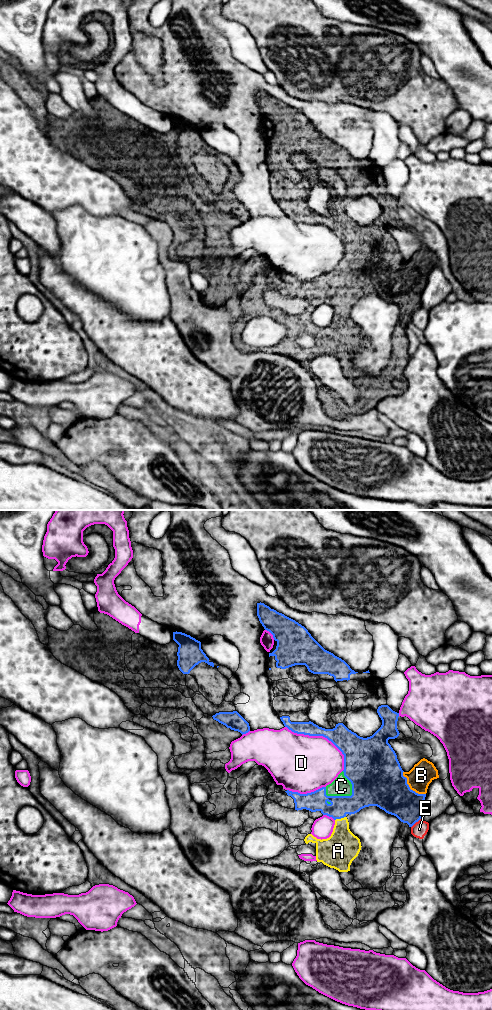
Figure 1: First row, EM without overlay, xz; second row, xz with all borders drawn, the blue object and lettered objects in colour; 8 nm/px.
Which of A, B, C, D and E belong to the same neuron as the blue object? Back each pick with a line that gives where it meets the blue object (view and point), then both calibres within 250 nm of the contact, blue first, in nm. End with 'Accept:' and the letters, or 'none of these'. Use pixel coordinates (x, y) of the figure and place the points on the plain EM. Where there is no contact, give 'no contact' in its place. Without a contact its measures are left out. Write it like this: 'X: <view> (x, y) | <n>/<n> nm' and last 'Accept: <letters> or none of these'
A: xz (340, 306) | 180/280 nm
B: xz (409, 275) | 400/190 nm
C: xz (351, 283) | 420/160 nm
Accept: A, B, C

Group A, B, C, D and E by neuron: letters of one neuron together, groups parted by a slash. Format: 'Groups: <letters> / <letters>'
Groups: A B C / D / E

